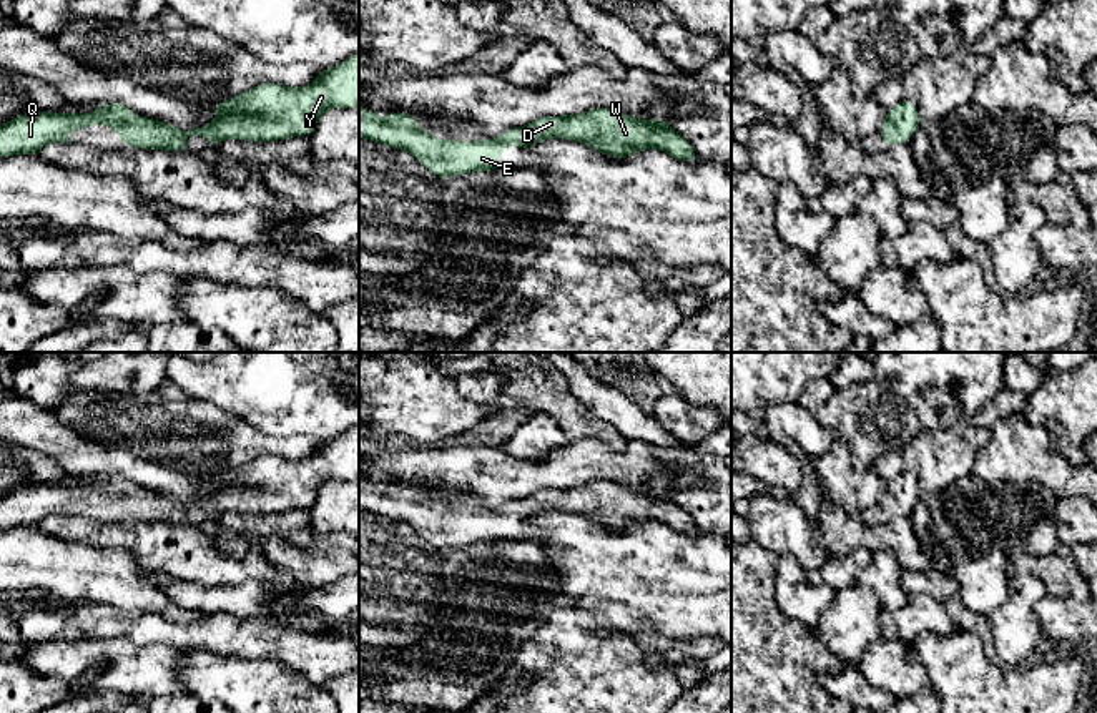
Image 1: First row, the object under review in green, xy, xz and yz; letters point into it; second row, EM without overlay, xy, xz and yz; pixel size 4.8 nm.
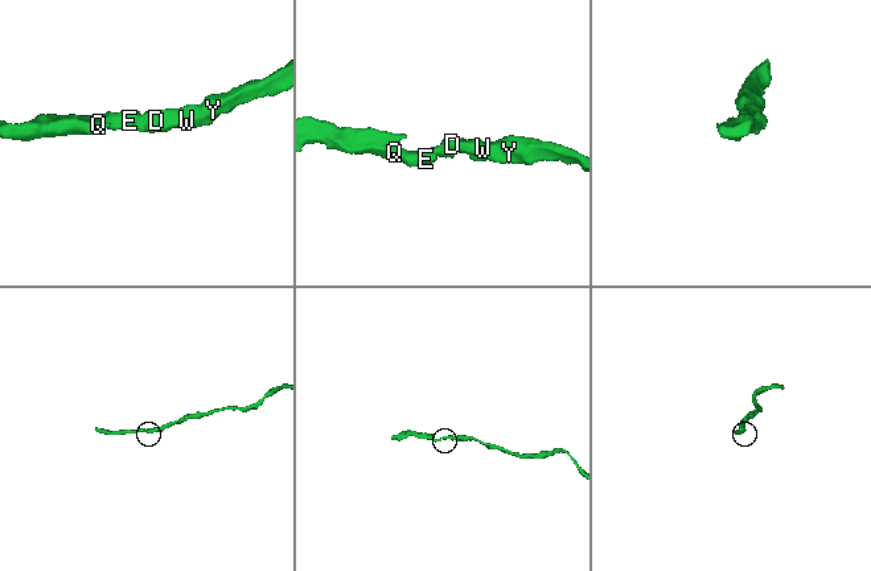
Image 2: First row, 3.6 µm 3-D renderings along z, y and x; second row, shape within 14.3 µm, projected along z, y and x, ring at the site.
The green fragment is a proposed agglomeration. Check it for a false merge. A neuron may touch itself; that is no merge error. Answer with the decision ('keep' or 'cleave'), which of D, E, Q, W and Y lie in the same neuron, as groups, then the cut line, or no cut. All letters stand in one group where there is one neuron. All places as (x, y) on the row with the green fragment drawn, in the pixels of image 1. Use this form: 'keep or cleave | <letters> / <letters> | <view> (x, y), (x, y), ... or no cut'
keep | D E Q W Y | no cut

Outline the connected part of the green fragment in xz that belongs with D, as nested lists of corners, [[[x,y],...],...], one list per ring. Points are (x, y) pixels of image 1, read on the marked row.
[[[359,105],[359,138],[411,153],[444,181],[472,171],[500,170],[505,145],[529,150],[550,138],[582,141],[610,158],[660,150],[685,163],[698,161],[691,145],[668,125],[668,120],[638,120],[613,108],[542,116],[482,141],[439,141],[434,135],[424,133],[411,115],[396,111],[377,118]]]

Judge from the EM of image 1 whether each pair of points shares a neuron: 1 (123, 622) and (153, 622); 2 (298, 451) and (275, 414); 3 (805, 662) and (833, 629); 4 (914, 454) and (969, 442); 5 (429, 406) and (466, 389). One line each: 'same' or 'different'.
1: same
2: different
3: different
4: same
5: different

